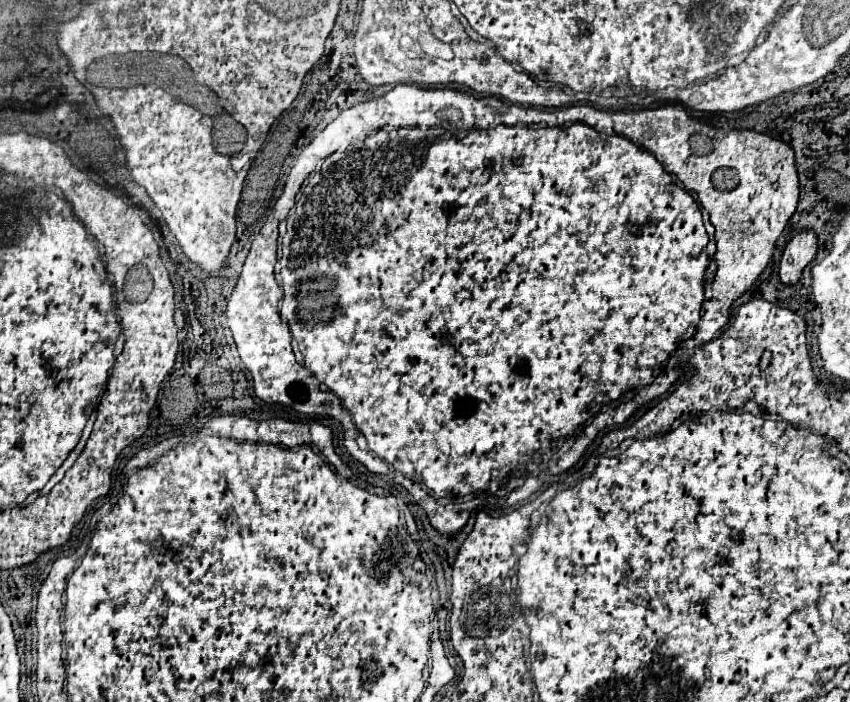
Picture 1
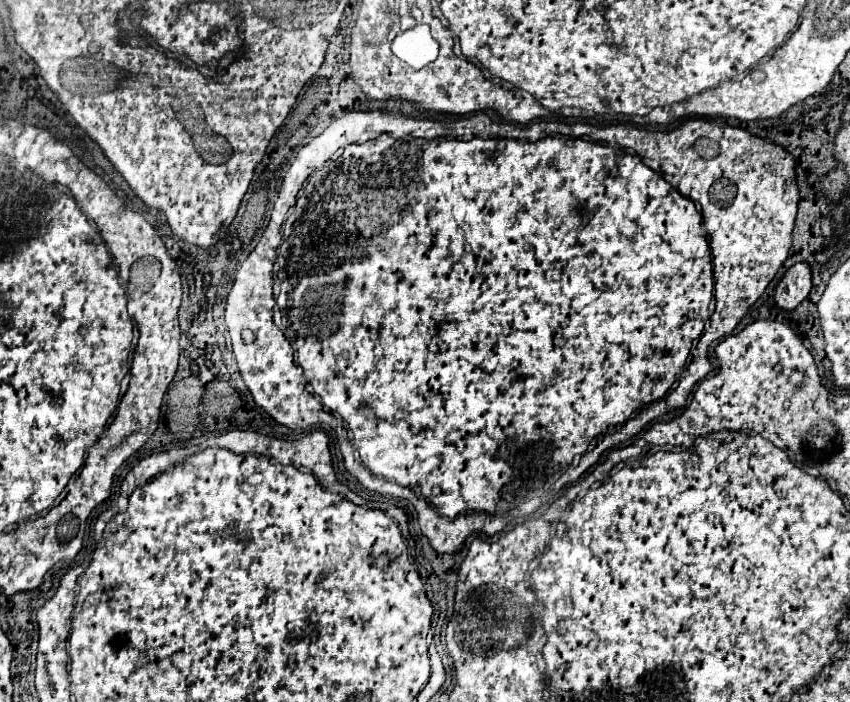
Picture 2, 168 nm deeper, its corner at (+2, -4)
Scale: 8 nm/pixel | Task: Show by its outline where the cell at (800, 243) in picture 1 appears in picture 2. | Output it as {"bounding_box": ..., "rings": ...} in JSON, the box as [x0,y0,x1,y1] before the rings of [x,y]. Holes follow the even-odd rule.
{"bounding_box":[775,262,811,312],"rings":[[[805,262],[795,264],[775,288],[775,306],[791,312],[795,310],[811,290],[811,270]]]}

